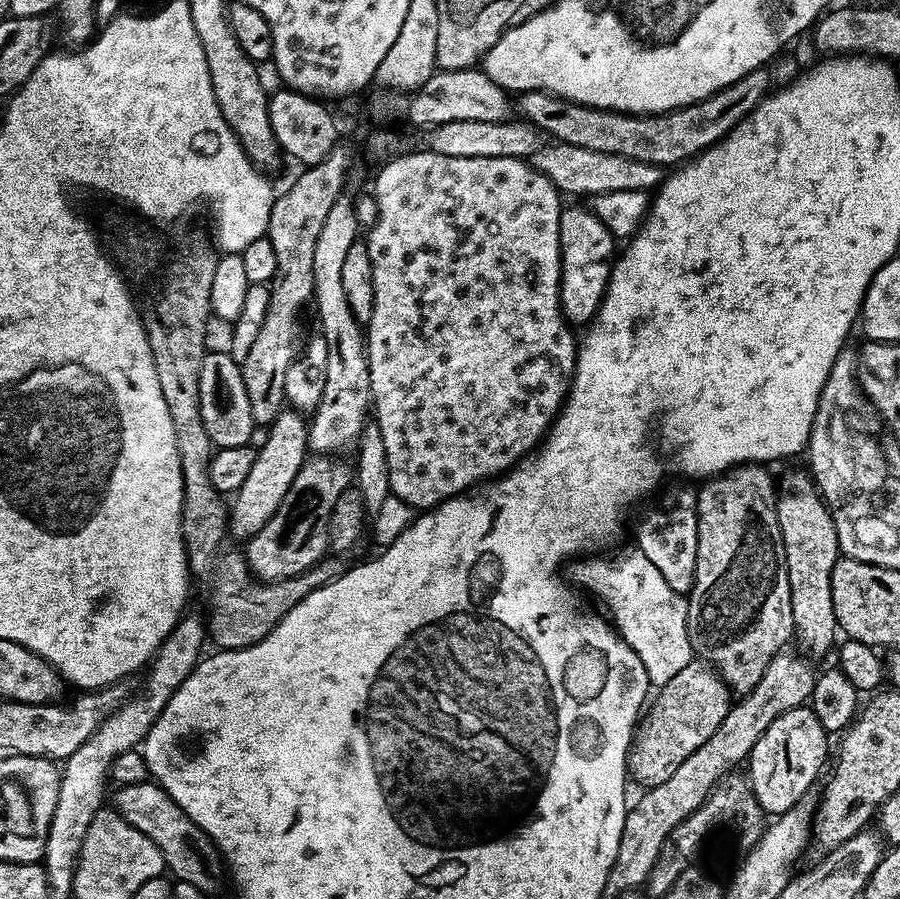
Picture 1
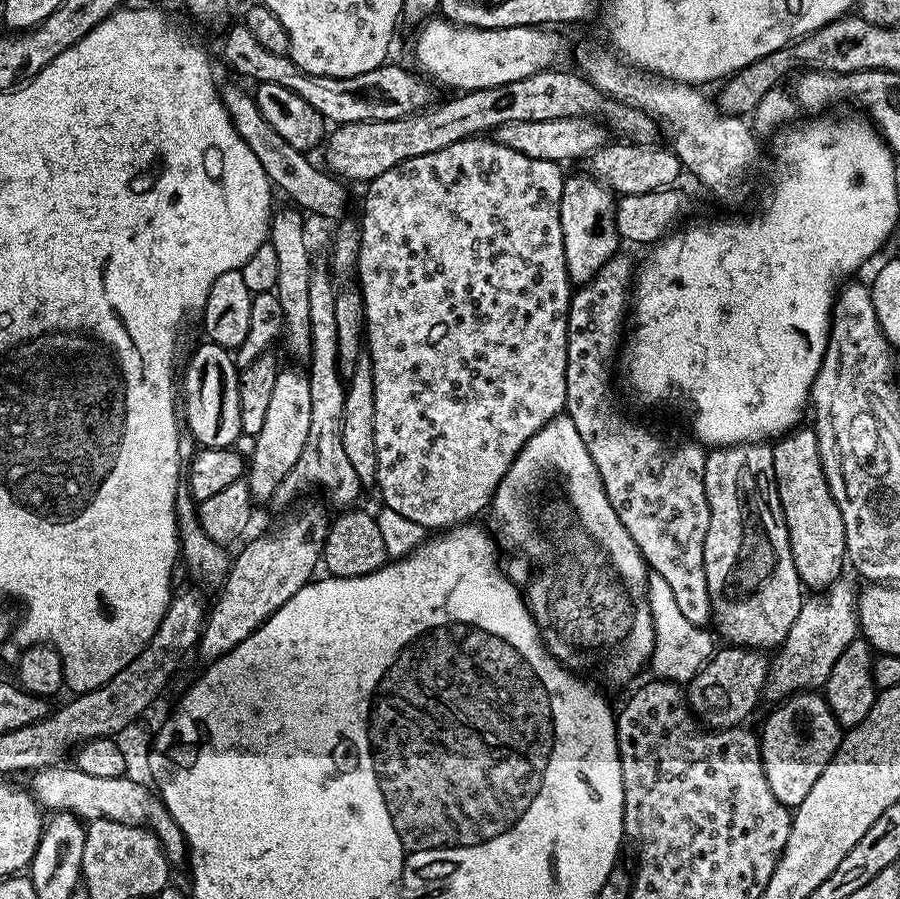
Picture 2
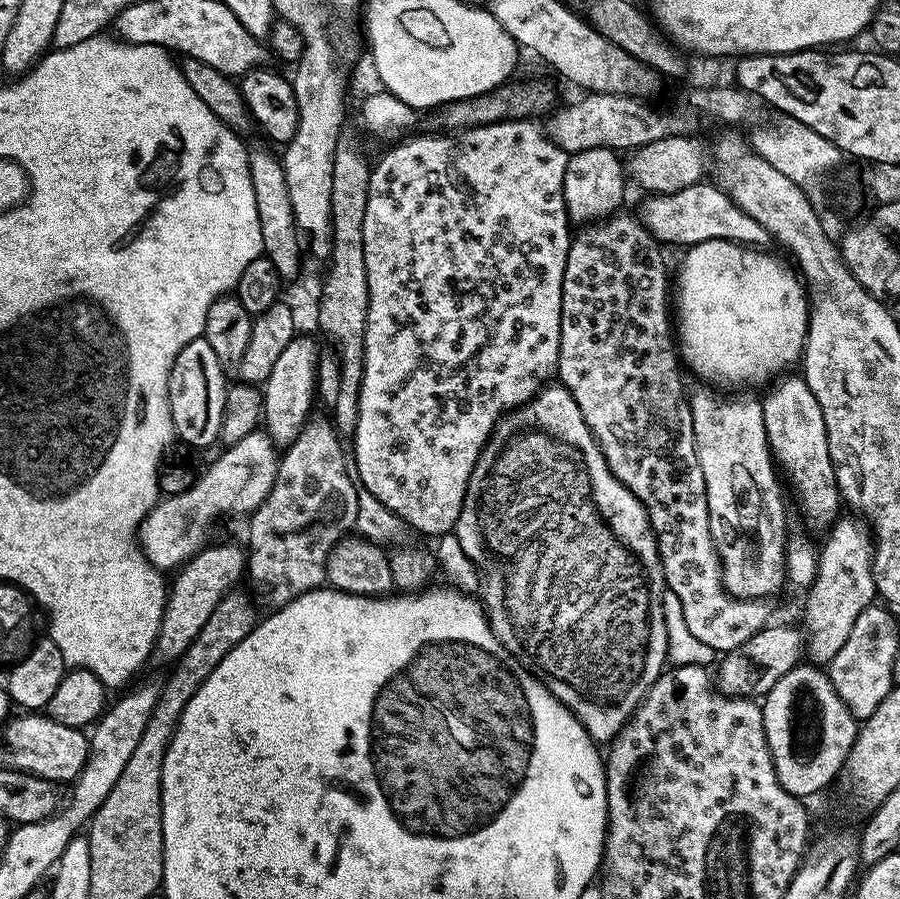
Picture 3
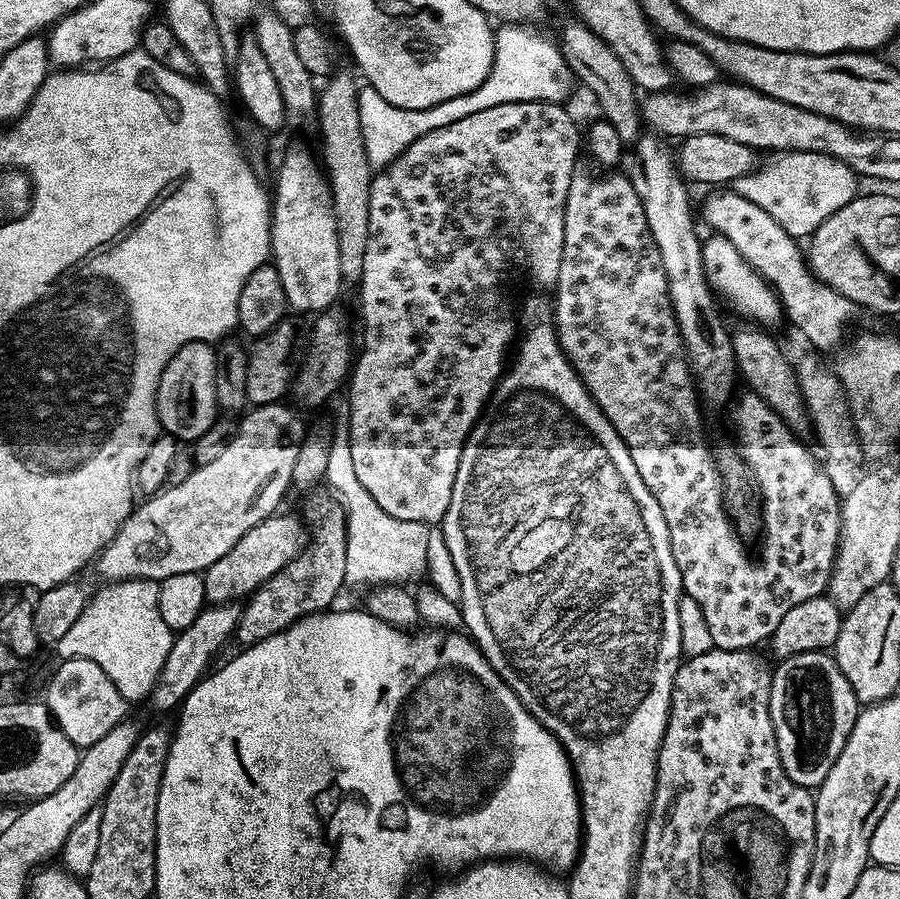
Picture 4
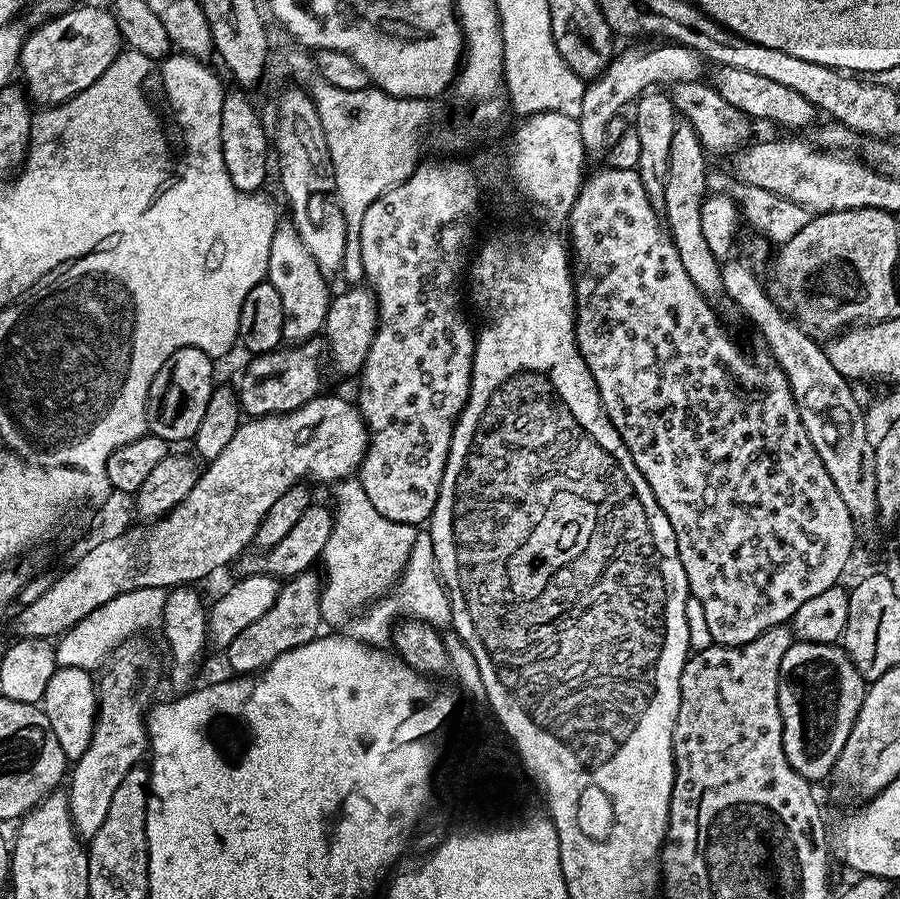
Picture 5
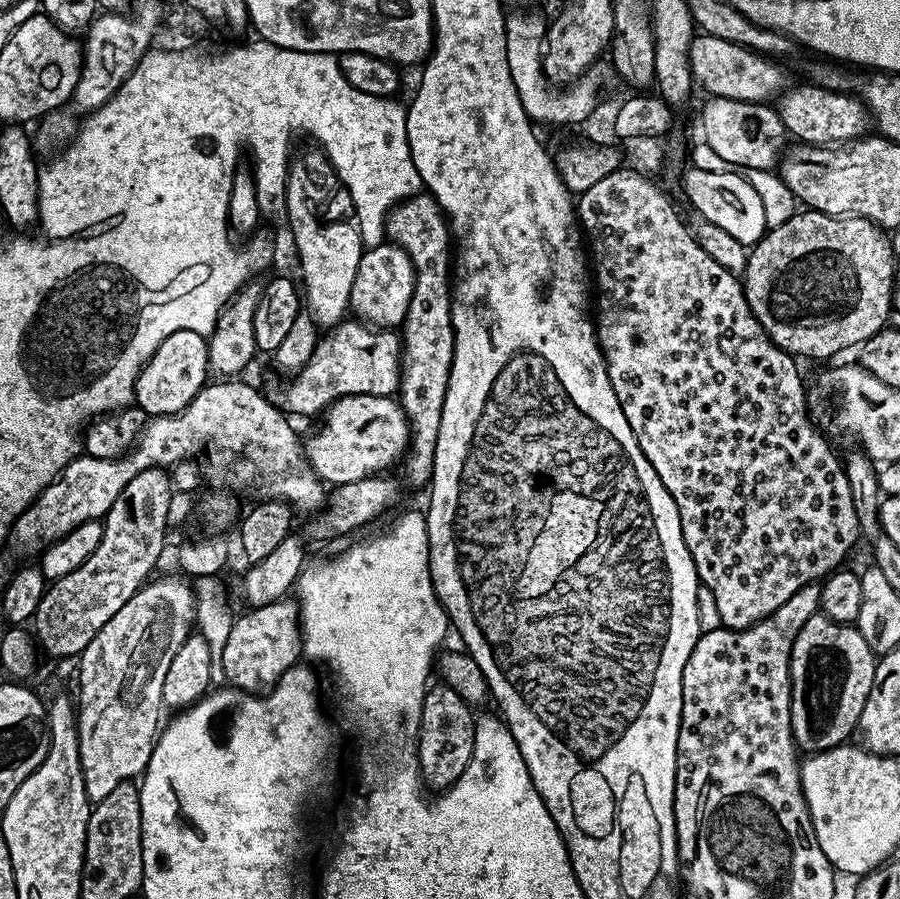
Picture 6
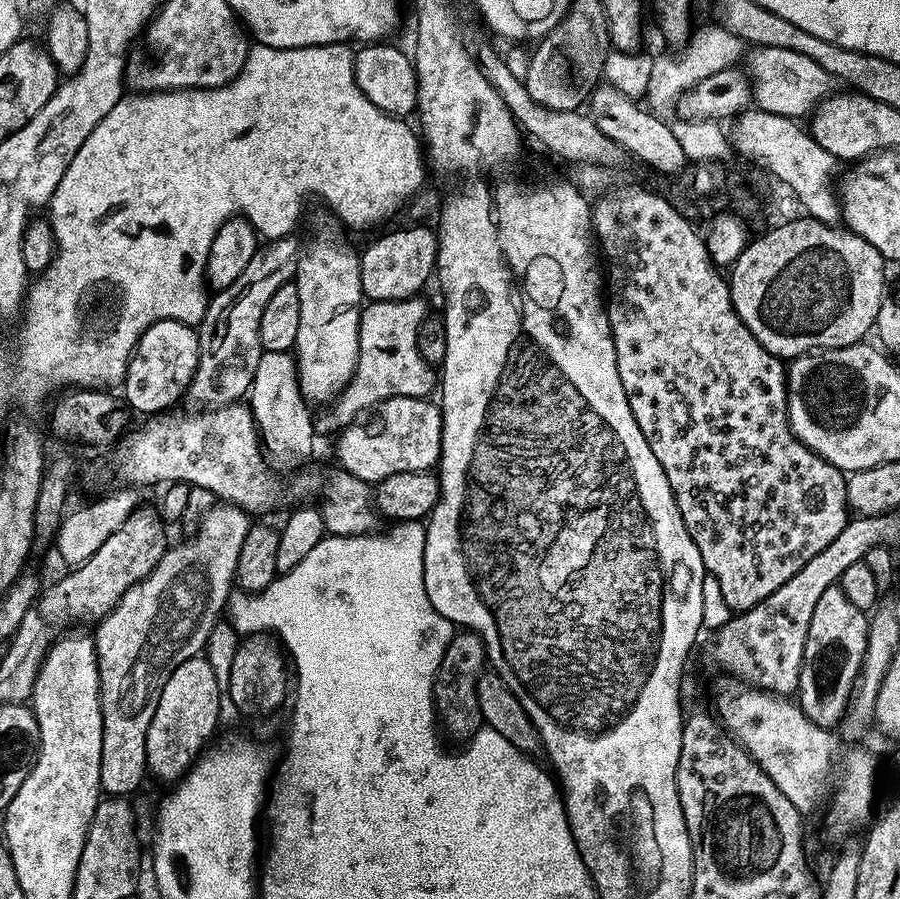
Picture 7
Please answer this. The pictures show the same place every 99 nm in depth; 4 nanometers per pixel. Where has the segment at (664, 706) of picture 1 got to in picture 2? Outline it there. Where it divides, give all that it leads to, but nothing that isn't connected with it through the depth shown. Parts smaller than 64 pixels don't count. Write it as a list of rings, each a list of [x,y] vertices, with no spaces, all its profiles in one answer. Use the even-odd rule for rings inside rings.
[[[751,647],[721,648],[713,652],[704,667],[686,684],[686,699],[691,715],[701,725],[712,730],[735,728],[747,721],[744,719],[764,696],[764,685],[768,682],[770,667],[769,657],[763,651]]]

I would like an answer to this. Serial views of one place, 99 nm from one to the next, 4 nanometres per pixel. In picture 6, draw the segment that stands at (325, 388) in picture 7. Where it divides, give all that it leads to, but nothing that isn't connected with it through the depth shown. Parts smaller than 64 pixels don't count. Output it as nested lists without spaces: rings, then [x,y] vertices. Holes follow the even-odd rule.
[[[311,147],[289,163],[282,204],[288,207],[288,224],[292,227],[292,240],[300,255],[300,276],[304,279],[302,300],[307,315],[321,329],[328,330],[341,323],[349,311],[354,274],[358,274],[366,246],[360,241],[355,223],[350,222],[354,212],[350,194],[342,190],[340,180],[323,151]]]

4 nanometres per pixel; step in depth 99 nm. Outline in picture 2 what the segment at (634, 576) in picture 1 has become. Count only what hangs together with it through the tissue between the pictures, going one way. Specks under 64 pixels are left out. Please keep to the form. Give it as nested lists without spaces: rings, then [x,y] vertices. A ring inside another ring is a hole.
[[[655,574],[651,575],[646,591],[655,632],[655,642],[648,663],[649,669],[652,668],[651,673],[657,679],[686,684],[704,667],[705,662],[715,651],[716,645],[713,644],[709,634],[704,632],[706,630],[703,627],[686,621],[664,578]]]

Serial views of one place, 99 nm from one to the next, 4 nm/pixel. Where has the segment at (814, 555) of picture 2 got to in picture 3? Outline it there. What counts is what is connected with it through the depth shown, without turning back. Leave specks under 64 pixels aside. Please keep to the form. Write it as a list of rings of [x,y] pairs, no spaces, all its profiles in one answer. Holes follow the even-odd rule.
[[[792,374],[777,375],[767,385],[768,393],[762,396],[768,444],[800,499],[807,527],[827,530],[841,515],[842,501],[834,462],[830,458],[830,442],[826,438],[826,418],[822,418],[822,406],[818,406],[818,398],[814,398],[814,390],[810,390],[803,375],[788,375]]]

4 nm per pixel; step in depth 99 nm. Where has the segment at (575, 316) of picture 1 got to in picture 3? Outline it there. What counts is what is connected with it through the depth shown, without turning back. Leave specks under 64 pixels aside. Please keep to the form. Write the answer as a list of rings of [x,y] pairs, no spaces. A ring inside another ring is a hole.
[[[590,148],[569,155],[563,174],[563,200],[569,219],[577,224],[599,221],[613,215],[624,200],[626,164],[615,148]]]

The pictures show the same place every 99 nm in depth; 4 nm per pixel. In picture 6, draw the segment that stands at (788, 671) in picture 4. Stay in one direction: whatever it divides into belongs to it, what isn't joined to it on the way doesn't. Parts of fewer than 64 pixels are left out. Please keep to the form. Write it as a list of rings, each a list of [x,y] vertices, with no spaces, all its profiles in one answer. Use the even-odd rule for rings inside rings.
[[[817,614],[798,630],[798,638],[794,638],[794,650],[790,662],[792,675],[792,736],[796,740],[797,749],[805,753],[825,752],[838,747],[849,739],[848,735],[857,731],[862,714],[862,706],[866,706],[866,698],[870,694],[870,686],[876,673],[877,653],[862,638],[860,629],[852,624],[839,624],[826,614]]]

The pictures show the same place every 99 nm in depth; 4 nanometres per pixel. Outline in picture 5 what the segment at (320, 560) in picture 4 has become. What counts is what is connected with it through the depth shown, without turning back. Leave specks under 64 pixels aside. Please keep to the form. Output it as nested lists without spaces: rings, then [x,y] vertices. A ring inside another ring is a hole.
[[[316,570],[287,577],[281,583],[280,593],[274,606],[270,606],[270,610],[266,610],[262,618],[250,622],[250,626],[246,626],[246,630],[242,630],[242,634],[238,634],[234,642],[230,642],[226,656],[228,656],[229,666],[234,670],[233,673],[254,674],[274,658],[284,654],[286,650],[292,650],[316,639],[322,628],[319,612],[321,587],[322,576],[319,571],[316,573]]]

